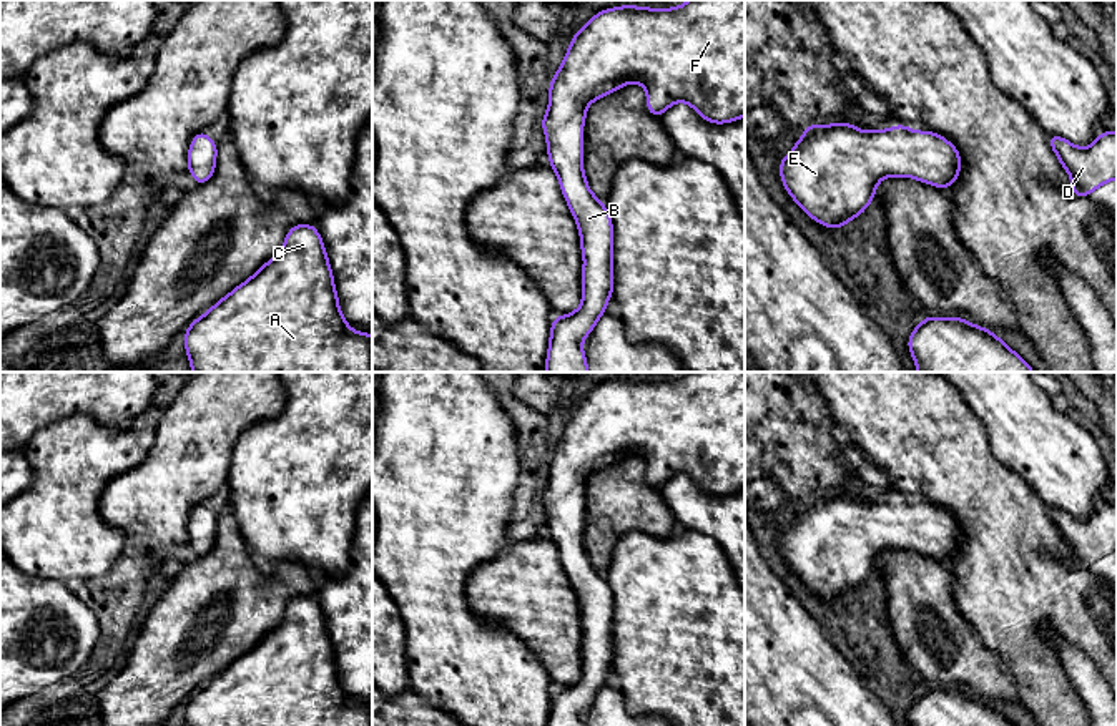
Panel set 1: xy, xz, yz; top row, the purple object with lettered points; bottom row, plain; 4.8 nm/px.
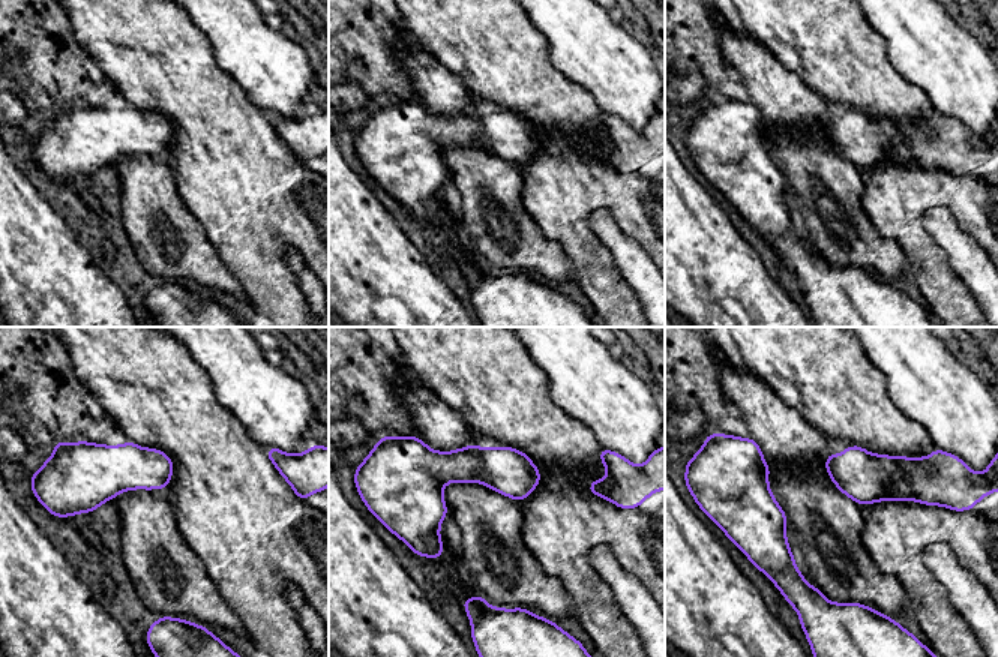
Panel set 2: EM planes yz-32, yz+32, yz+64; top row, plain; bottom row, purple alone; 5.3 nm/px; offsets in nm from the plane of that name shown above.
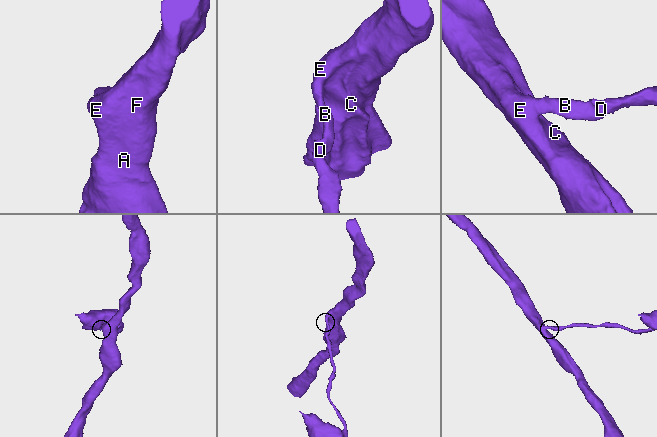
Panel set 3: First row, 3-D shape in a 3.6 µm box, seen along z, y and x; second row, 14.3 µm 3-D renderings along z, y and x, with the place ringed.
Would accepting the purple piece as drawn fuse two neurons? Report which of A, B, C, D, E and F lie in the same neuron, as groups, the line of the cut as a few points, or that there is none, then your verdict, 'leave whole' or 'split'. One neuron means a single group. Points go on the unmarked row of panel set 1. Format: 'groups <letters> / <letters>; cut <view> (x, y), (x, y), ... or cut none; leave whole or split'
groups A B C D E F; cut none; leave whole

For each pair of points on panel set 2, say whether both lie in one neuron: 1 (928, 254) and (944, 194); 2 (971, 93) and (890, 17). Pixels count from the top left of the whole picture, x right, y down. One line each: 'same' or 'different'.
1: same
2: same

